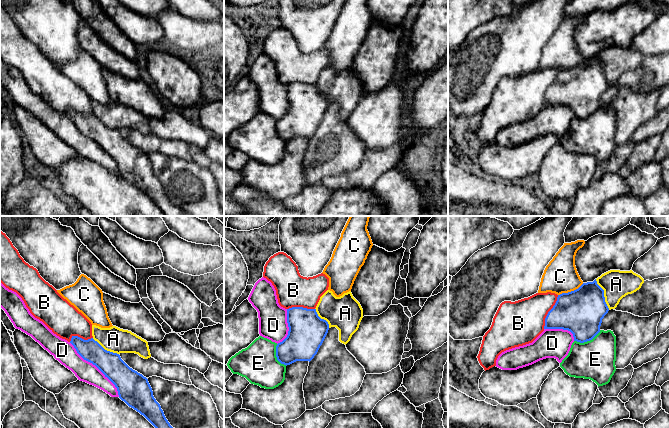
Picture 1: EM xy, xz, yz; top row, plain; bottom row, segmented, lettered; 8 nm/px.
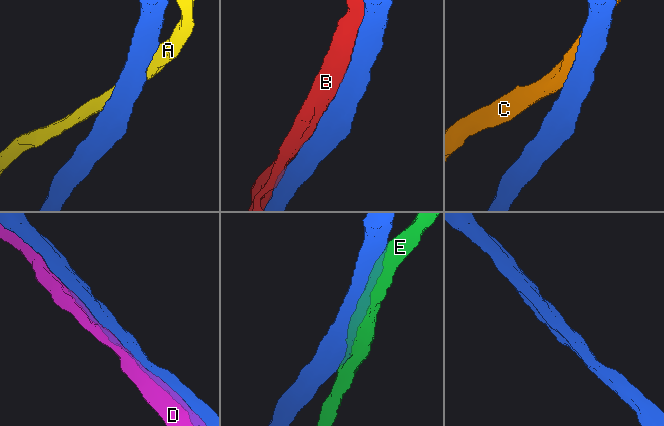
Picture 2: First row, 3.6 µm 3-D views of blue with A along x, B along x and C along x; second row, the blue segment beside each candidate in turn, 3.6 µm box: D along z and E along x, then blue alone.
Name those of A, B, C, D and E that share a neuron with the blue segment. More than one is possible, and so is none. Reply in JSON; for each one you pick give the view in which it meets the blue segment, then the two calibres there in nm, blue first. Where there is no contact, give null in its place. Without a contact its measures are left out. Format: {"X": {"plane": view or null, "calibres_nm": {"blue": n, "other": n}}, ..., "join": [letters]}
{"join": []}

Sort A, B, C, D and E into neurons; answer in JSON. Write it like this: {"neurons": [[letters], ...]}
{"neurons": [["A"], ["B"], ["C"], ["D"], ["E"]]}

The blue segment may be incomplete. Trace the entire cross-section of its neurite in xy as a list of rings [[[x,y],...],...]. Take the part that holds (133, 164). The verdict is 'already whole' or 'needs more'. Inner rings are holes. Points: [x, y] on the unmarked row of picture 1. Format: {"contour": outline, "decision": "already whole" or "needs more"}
{"contour": [[[72,112],[70,119],[84,136],[95,141],[115,161],[119,174],[143,191],[165,216],[183,216],[185,211],[170,201],[146,153],[130,144],[119,130],[105,126],[93,114],[84,116]]], "decision": "already whole"}

